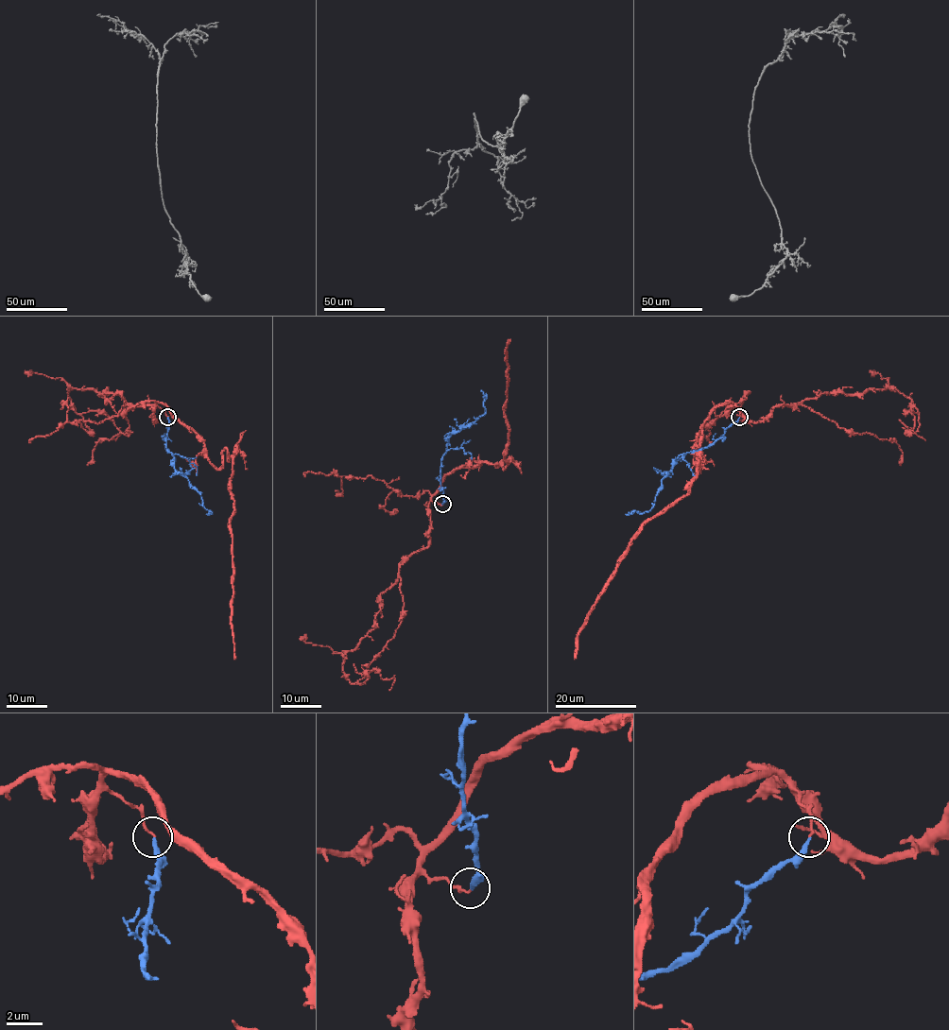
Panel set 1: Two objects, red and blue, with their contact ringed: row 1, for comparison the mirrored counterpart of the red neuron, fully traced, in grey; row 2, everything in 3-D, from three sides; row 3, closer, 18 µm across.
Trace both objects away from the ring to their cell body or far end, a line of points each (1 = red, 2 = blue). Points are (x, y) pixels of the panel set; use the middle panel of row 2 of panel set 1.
1: (443, 505), (431, 498), (447, 473), (482, 462), (497, 467), (501, 460), (502, 468), (507, 466), (509, 339)
2: (441, 505), (440, 459), (448, 438), (485, 413), (481, 390)

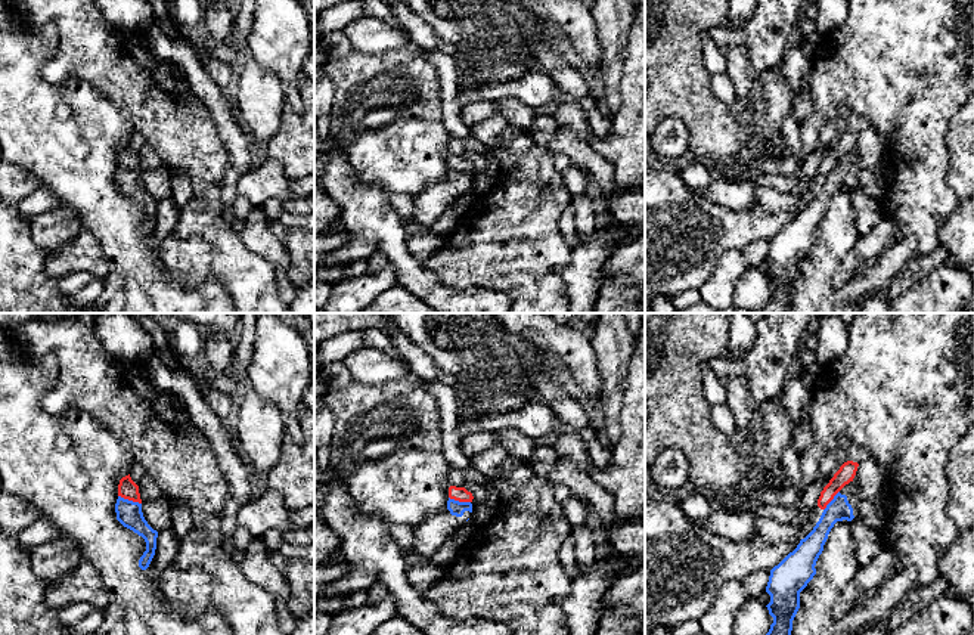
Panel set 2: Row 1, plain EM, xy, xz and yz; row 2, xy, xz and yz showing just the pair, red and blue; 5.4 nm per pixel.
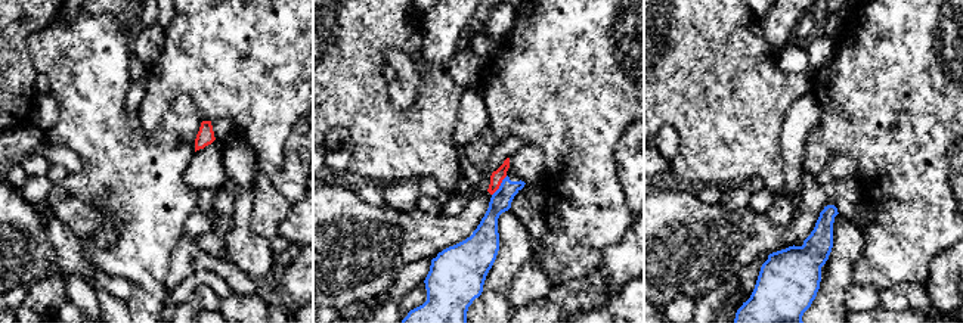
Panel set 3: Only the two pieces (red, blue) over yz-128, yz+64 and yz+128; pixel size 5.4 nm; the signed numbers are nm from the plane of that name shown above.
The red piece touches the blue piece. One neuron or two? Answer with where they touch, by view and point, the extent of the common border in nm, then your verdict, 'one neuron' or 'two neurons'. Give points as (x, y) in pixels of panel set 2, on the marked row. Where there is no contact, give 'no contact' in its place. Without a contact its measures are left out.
contact xy (130, 499); length 140 nm; two neurons

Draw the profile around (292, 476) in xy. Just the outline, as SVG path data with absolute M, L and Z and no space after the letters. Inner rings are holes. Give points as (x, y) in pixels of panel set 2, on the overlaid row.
M304 403L300 424L304 440L295 443L286 434L279 459L267 473L269 489L279 492L289 509L314 505L314 412Z

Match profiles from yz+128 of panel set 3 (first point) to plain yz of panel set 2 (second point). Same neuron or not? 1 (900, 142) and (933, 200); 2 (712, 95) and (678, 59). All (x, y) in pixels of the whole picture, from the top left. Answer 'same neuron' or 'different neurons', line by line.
1: same neuron
2: same neuron

